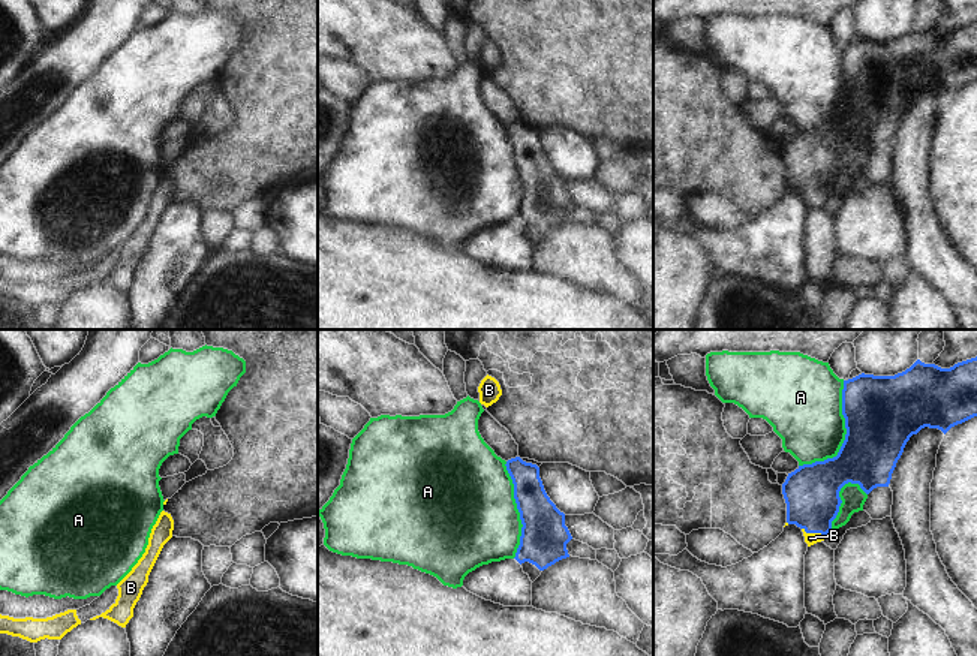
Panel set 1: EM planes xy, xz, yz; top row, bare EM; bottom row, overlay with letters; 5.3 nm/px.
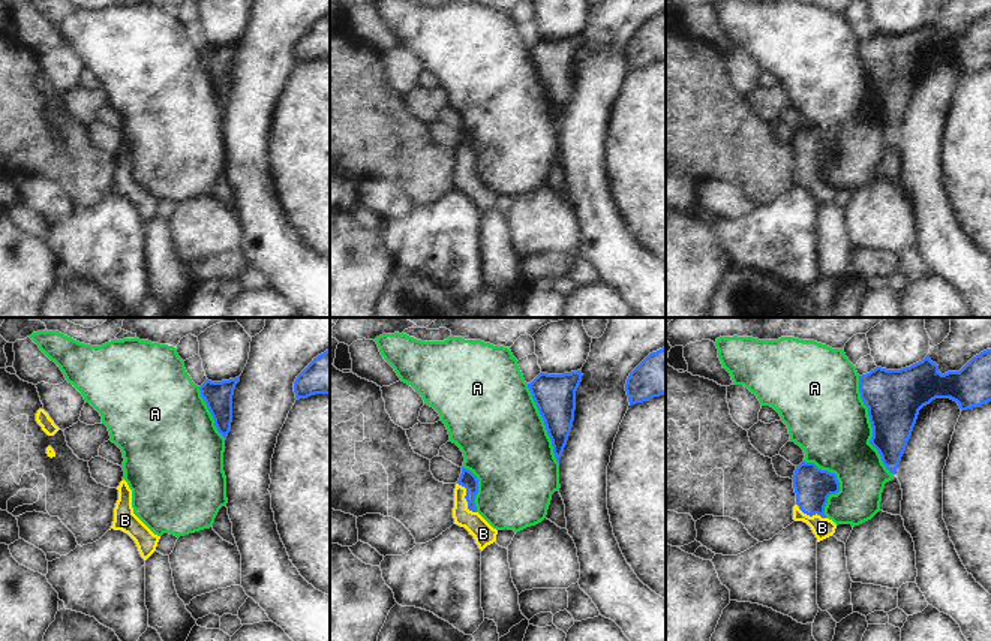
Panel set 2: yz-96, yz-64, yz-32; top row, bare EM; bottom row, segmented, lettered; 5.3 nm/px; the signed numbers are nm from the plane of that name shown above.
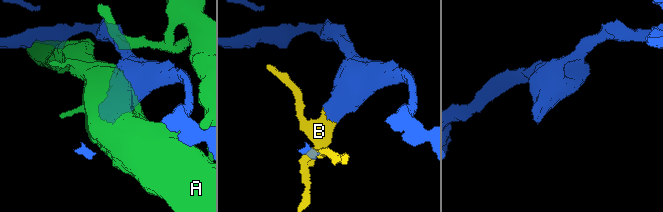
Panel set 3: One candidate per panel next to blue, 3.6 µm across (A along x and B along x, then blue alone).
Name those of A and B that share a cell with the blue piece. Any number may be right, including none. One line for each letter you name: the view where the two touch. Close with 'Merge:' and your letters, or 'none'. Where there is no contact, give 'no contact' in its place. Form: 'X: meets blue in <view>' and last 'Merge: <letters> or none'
B: meets blue in yz
Merge: B

